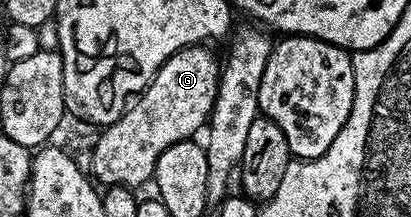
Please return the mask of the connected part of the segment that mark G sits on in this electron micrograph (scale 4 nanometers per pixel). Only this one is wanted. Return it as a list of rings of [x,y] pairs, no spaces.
[[[194,45],[184,47],[165,62],[155,73],[155,77],[149,82],[148,87],[130,102],[129,106],[121,114],[120,119],[108,124],[105,131],[98,137],[97,143],[92,144],[94,160],[91,161],[91,175],[98,184],[105,183],[106,188],[127,187],[138,189],[146,182],[152,180],[155,173],[155,165],[159,161],[159,153],[171,145],[175,145],[184,139],[193,139],[196,131],[206,126],[209,115],[215,105],[217,86],[221,83],[222,64],[213,56],[209,45]]]

